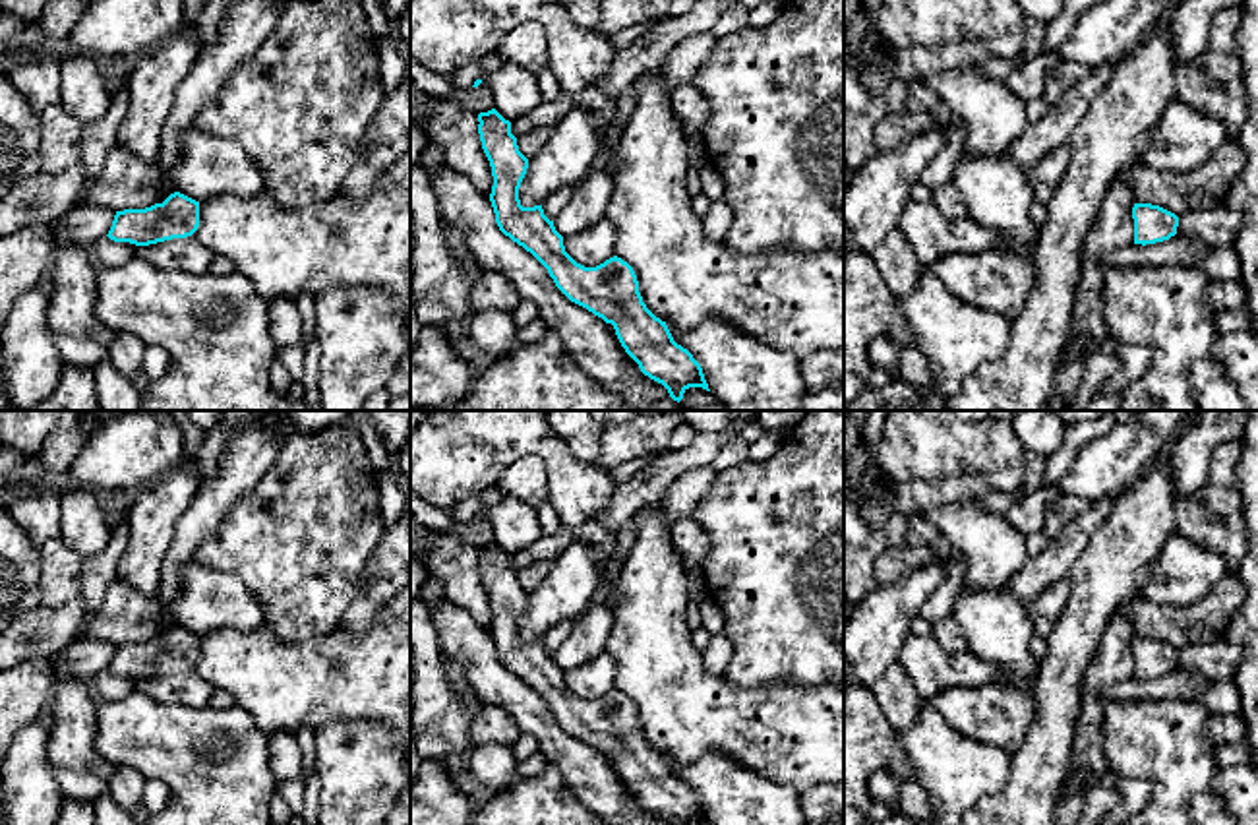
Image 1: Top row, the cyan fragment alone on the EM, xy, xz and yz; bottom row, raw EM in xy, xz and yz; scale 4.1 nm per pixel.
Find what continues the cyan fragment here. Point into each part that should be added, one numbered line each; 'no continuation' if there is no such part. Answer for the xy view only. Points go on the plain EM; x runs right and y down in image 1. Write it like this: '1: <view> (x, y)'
no continuation

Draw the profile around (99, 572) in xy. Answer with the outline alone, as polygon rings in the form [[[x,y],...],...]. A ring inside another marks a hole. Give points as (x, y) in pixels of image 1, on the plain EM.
[[[126,515],[110,525],[110,538],[105,550],[97,556],[85,556],[81,567],[79,598],[83,602],[83,620],[74,639],[87,635],[89,620],[97,614],[106,589],[118,579],[116,565],[128,544]]]

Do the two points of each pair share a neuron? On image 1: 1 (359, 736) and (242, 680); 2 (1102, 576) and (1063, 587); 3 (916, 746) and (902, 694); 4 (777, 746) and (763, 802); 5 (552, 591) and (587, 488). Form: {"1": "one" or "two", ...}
{"1": "two", "2": "two", "3": "two", "4": "two", "5": "two"}

